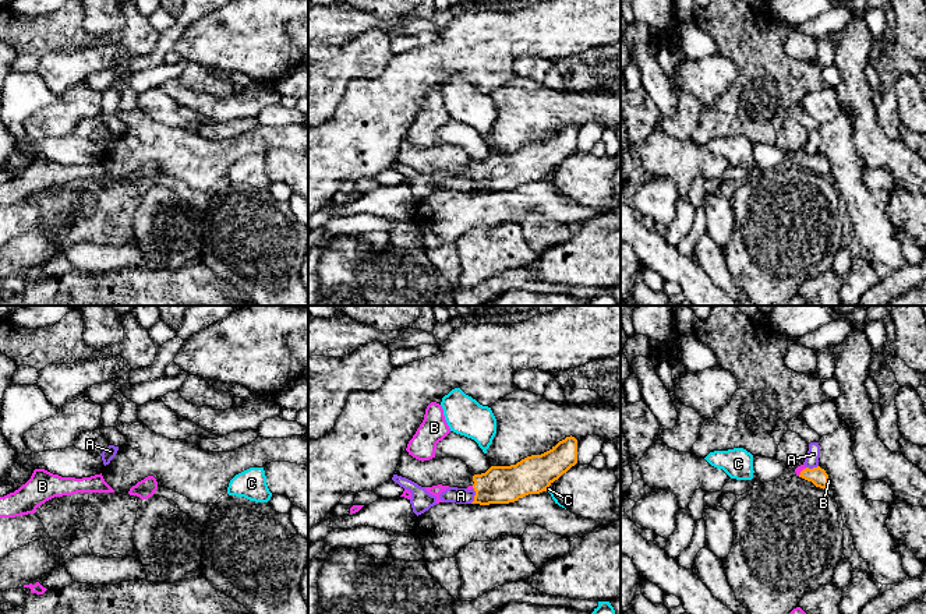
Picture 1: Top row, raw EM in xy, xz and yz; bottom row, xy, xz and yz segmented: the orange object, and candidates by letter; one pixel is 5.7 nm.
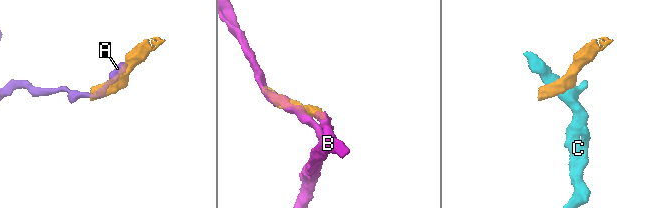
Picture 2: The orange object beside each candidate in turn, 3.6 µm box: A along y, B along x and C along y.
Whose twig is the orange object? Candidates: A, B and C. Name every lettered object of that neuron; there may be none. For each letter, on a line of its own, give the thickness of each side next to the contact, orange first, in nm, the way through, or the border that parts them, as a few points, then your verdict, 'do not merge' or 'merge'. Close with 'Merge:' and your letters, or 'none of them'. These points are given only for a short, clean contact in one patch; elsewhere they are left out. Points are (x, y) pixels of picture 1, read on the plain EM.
A: 220 nm thick on the orange side, 100 nm on the other; border along xz (473, 175), (474, 184), (470, 190); do not merge
B: 100 nm thick on the orange side, 20 nm on the other; merge
C: 220 nm thick on the orange side, 20 nm on the other; border along xz (548, 173), (545, 177); do not merge
Merge: B

